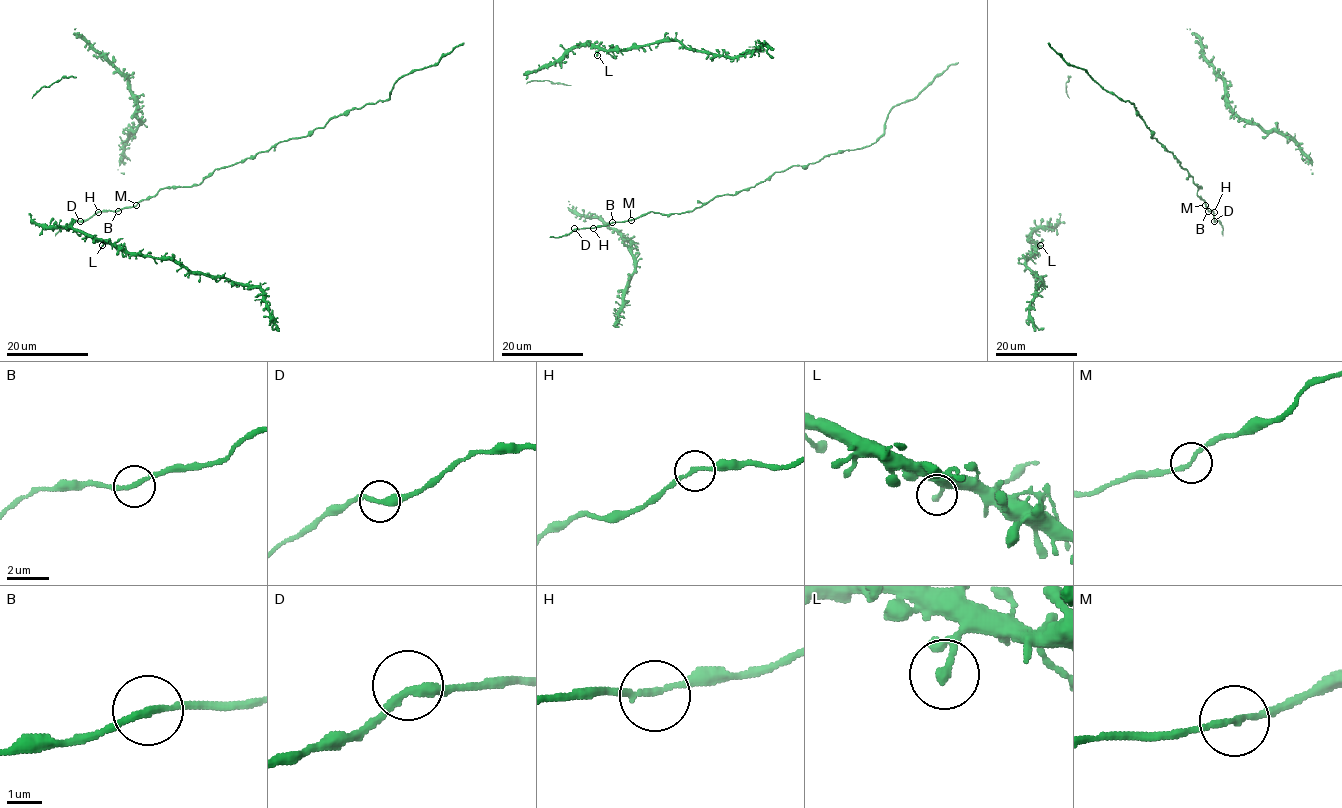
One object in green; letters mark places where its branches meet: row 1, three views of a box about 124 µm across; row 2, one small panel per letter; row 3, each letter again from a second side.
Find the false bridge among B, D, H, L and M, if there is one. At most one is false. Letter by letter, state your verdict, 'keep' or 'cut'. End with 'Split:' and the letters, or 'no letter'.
B: keep
D: keep
H: keep
L: keep
M: keep
Split: no letter

